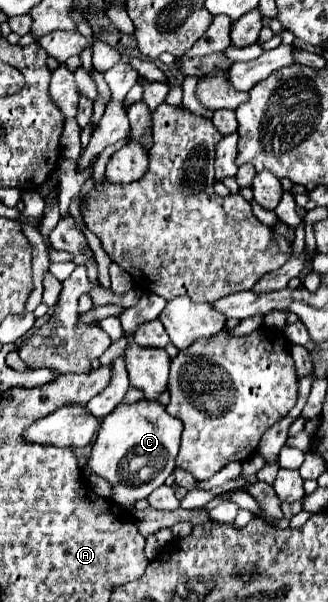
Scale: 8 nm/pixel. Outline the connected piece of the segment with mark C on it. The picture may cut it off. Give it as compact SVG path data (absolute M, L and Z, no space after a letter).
M141 399L141 401L131 403L131 405L119 405L117 409L113 409L113 413L109 413L103 419L103 423L99 427L99 433L97 433L97 439L93 443L93 451L91 451L91 459L89 459L87 467L111 485L111 493L113 493L111 499L117 505L121 505L123 509L133 511L137 501L147 499L173 473L175 457L177 457L177 451L179 451L181 431L183 431L181 421L171 417L165 411L165 407L157 401Z

